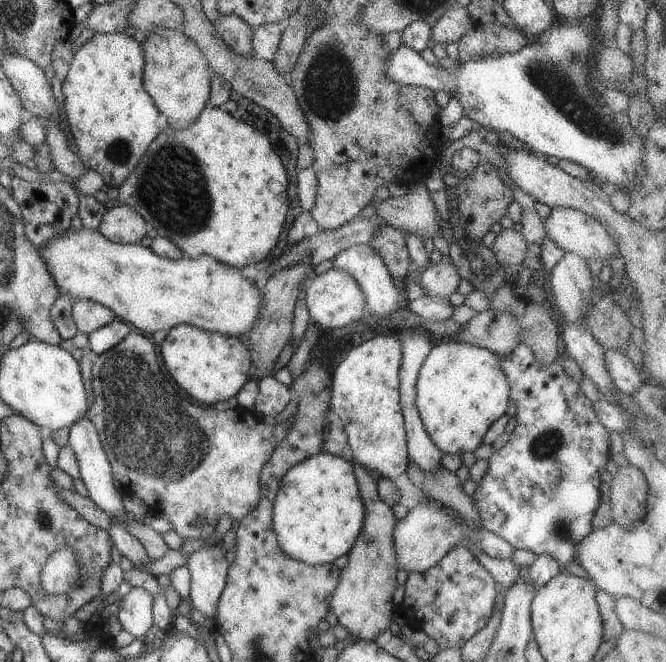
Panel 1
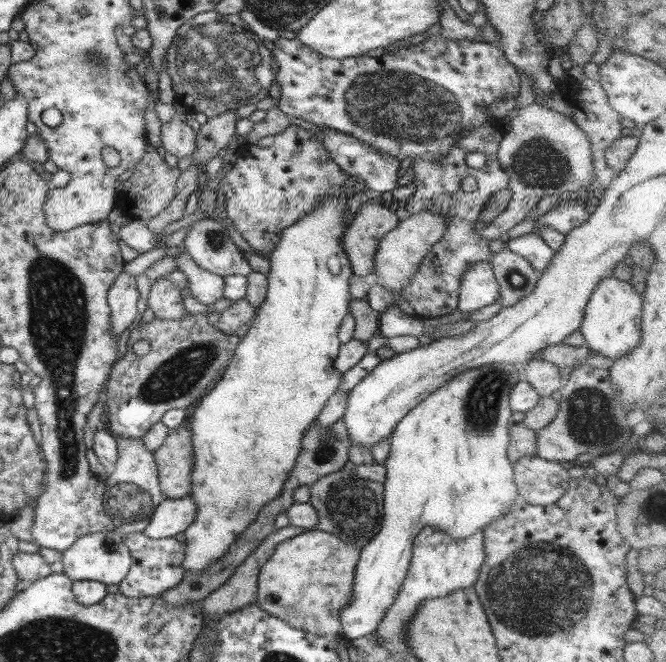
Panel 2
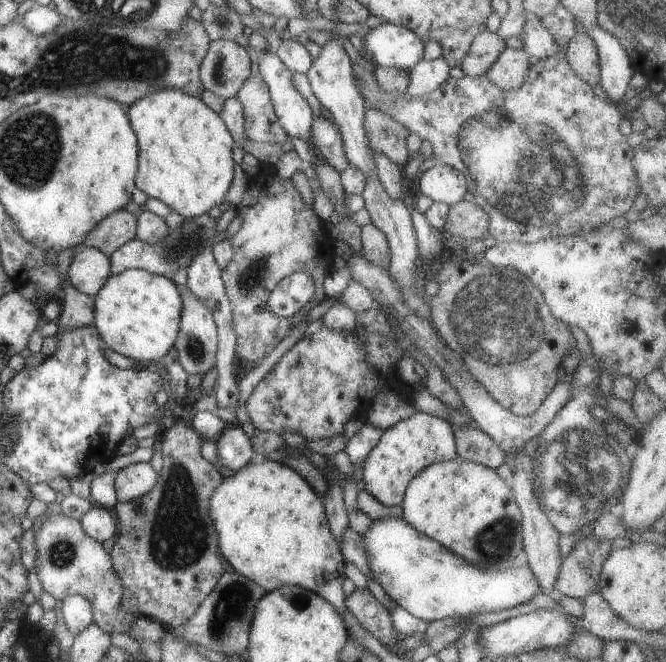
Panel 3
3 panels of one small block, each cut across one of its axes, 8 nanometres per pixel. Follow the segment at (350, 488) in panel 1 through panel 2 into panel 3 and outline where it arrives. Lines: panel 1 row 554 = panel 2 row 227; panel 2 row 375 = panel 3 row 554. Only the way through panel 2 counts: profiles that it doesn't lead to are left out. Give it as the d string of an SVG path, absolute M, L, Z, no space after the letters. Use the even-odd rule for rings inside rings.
M263 458L251 461L224 477L223 482L209 496L209 516L217 532L217 546L226 567L248 578L263 590L275 590L281 585L297 585L318 594L334 606L345 618L351 618L351 611L345 612L341 583L345 560L337 547L336 539L329 530L323 500L304 478L279 460Z

